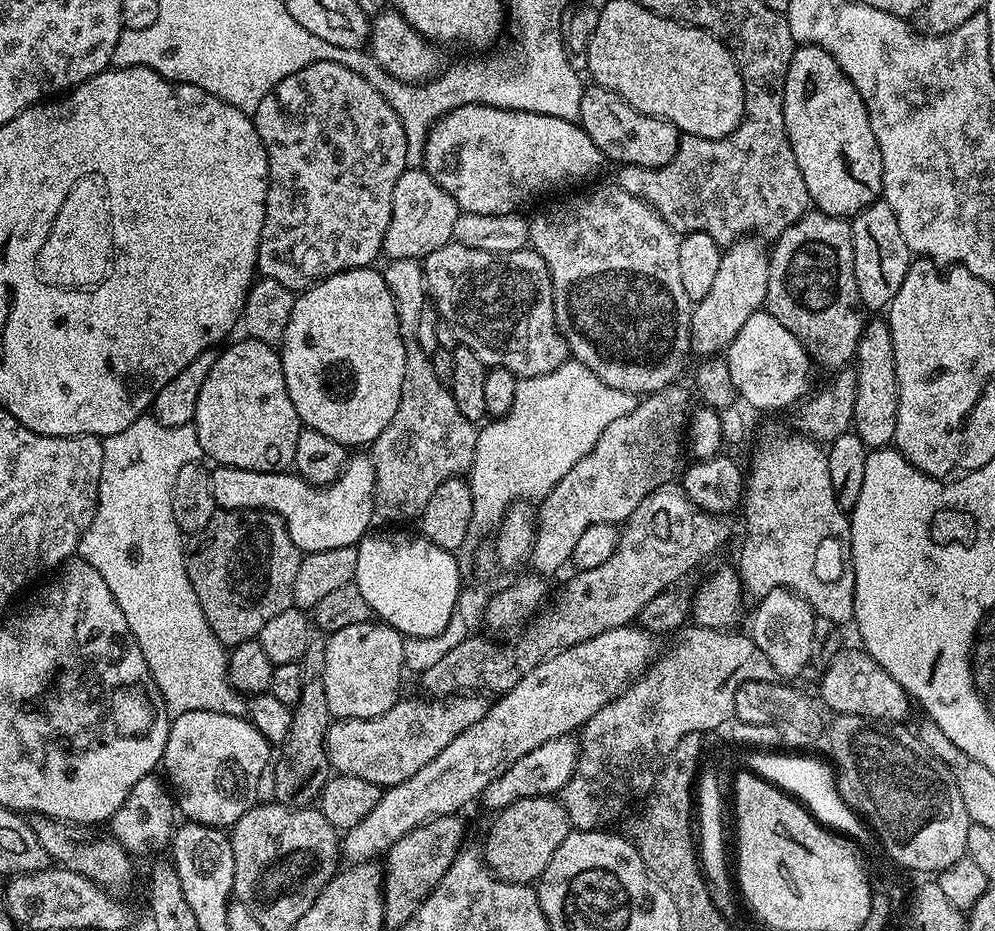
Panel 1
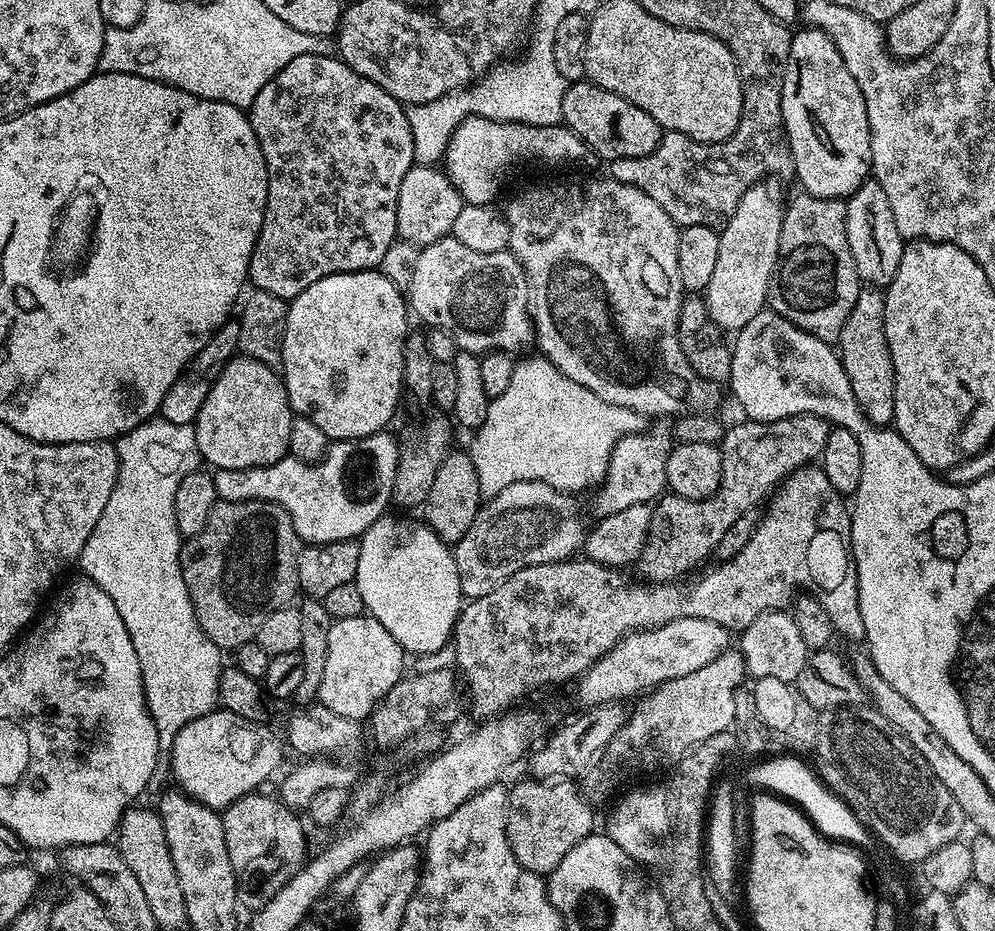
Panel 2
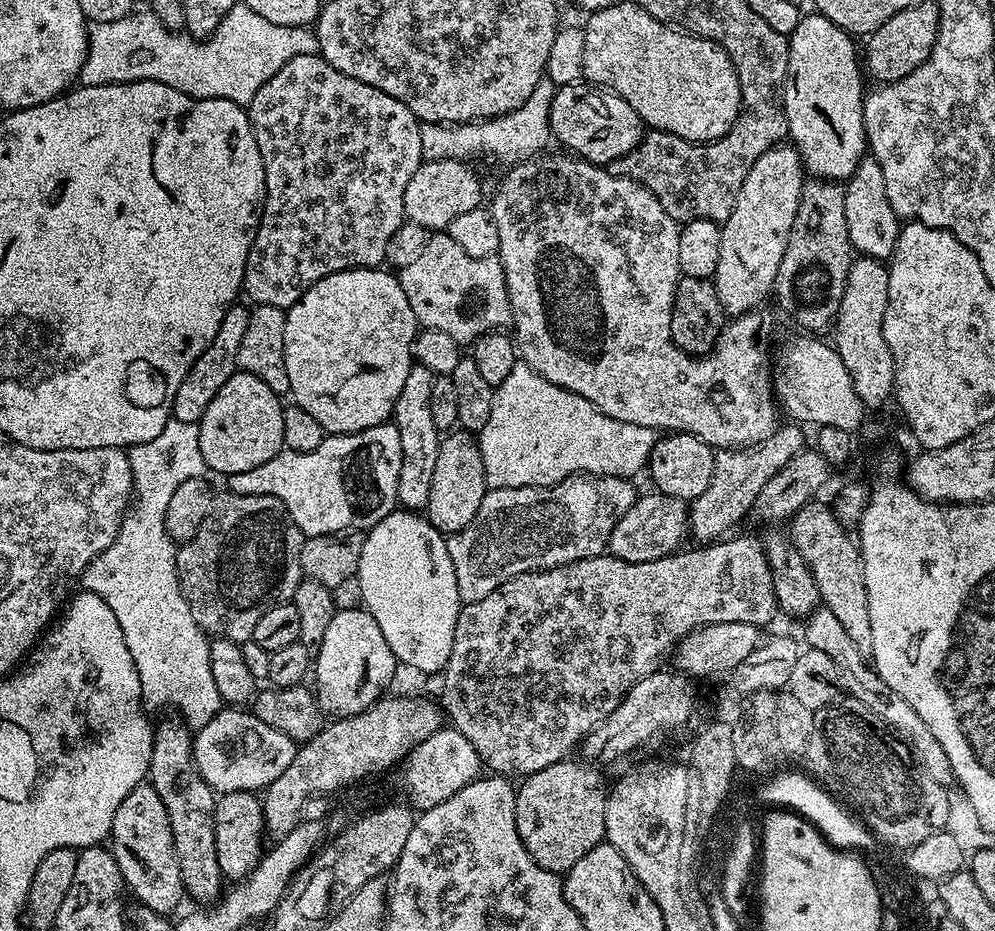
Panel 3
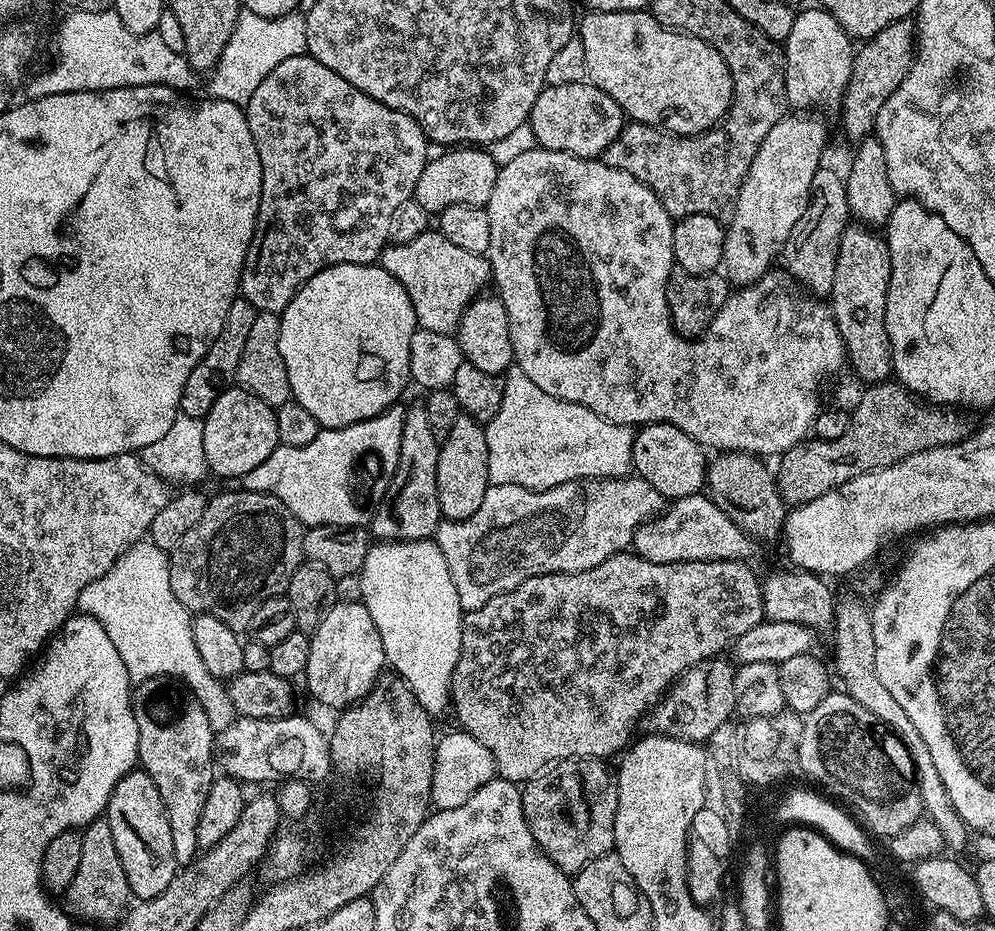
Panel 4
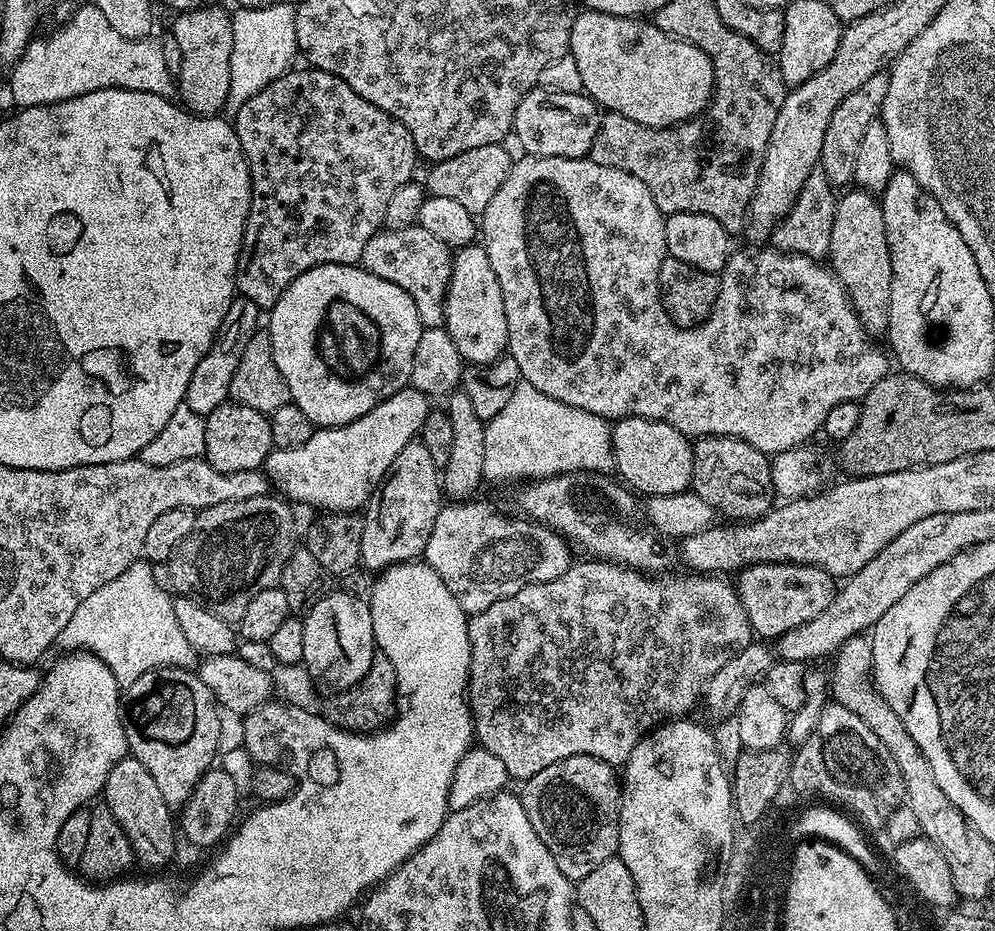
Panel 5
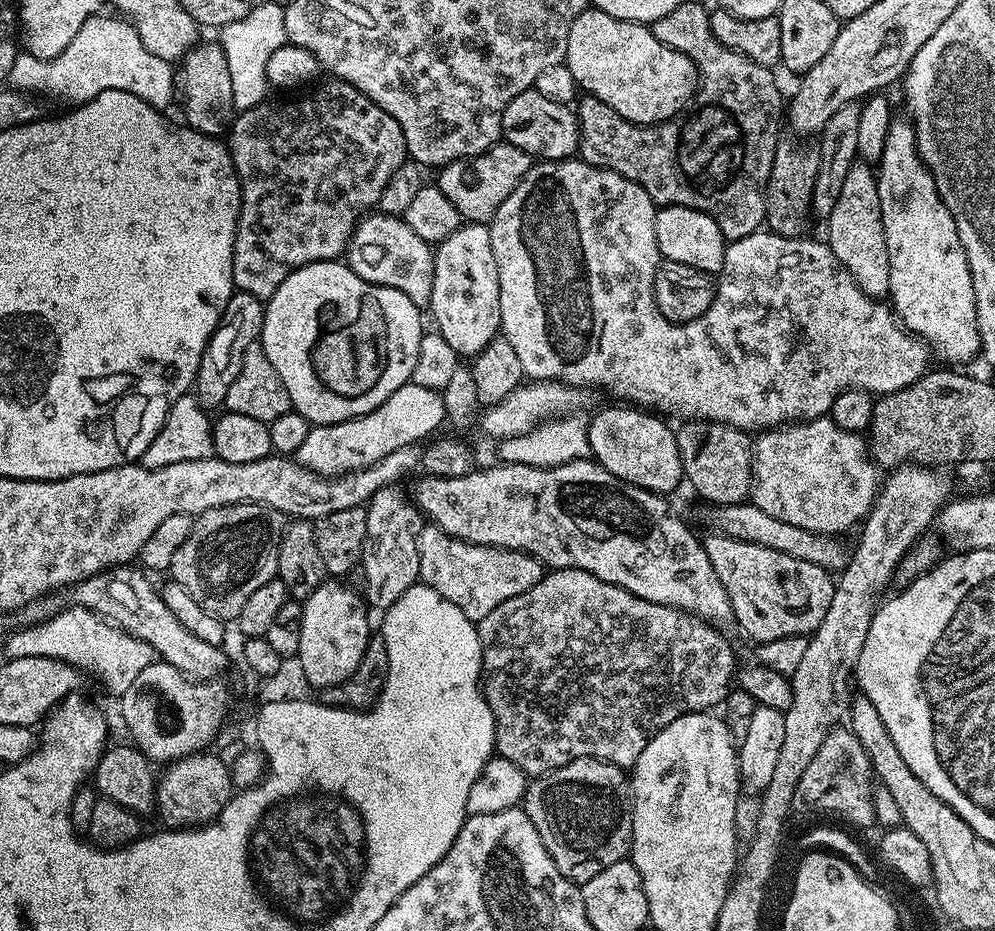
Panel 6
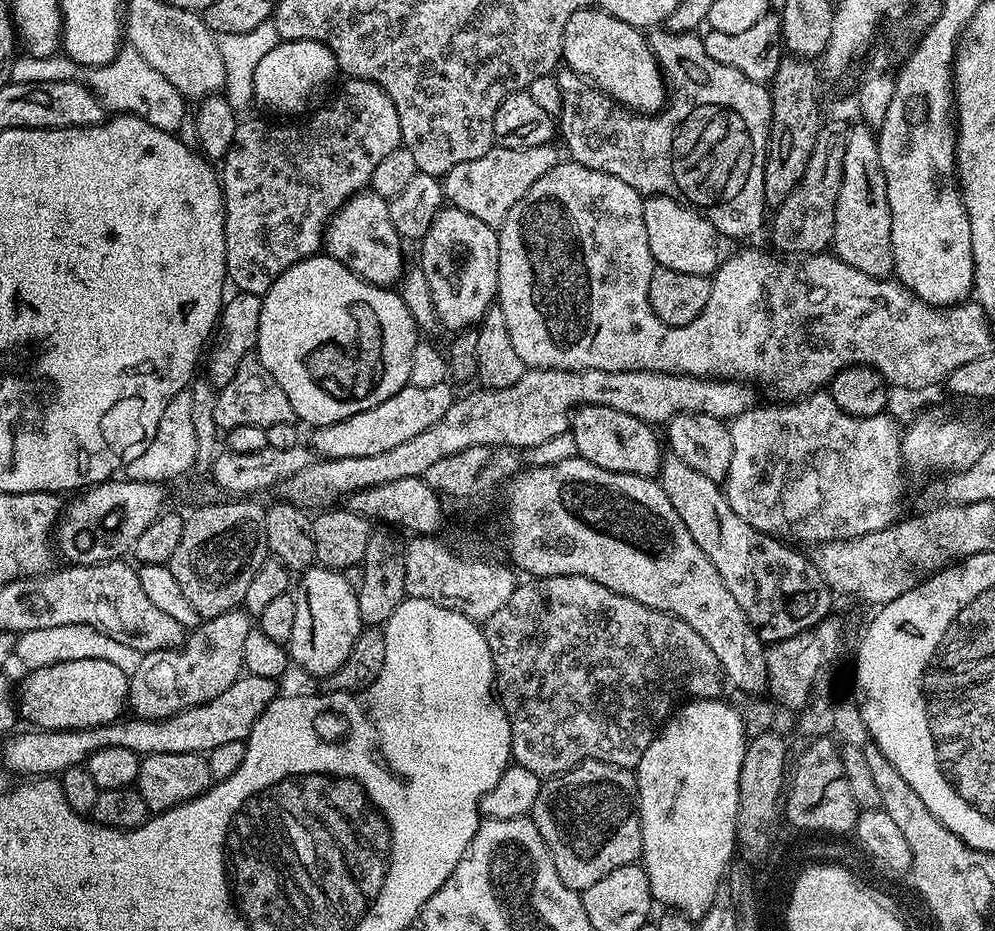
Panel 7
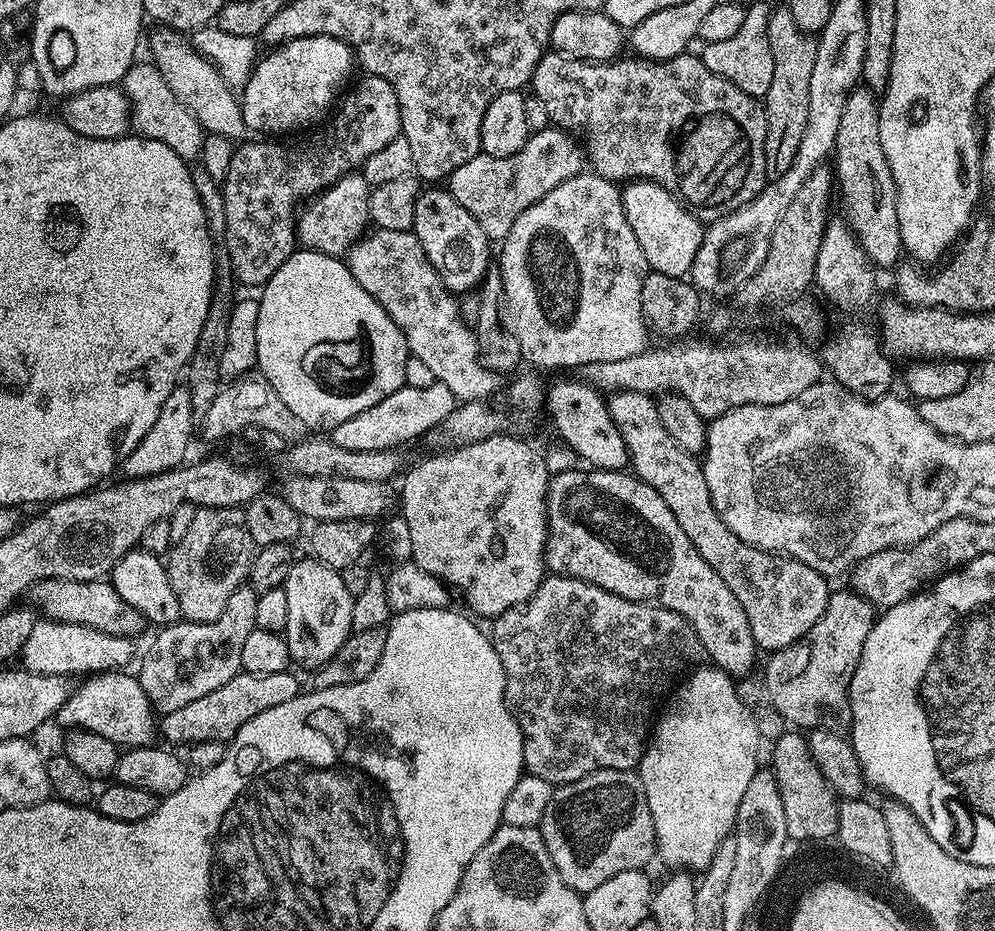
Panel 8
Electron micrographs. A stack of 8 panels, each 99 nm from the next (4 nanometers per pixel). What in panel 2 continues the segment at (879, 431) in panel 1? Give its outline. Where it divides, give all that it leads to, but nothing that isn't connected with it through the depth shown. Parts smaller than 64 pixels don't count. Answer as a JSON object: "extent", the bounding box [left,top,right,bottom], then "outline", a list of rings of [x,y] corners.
{"extent":[838,286,896,425],"outline":[[[871,286],[861,287],[858,302],[854,302],[854,310],[850,310],[846,326],[842,326],[838,355],[844,364],[844,373],[850,378],[854,398],[858,398],[858,406],[864,417],[871,424],[891,425],[894,421],[896,375],[894,362],[890,358],[890,346],[886,342],[884,292],[881,289]]]}

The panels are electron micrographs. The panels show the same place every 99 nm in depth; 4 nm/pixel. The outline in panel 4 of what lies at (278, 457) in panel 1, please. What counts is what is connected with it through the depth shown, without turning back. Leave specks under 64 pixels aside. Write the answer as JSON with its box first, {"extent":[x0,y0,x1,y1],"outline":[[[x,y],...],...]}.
{"extent":[203,386,281,478],"outline":[[[239,386],[225,390],[218,402],[210,406],[210,414],[203,421],[206,462],[213,477],[243,478],[250,474],[250,470],[254,470],[254,466],[266,462],[266,458],[270,458],[270,454],[274,454],[274,450],[281,445],[275,408]]]}

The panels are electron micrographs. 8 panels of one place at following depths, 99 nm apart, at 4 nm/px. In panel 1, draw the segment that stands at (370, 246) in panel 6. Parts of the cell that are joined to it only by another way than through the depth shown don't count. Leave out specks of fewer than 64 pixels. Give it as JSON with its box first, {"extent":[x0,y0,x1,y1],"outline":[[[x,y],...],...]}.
{"extent":[422,242,569,378],"outline":[[[449,242],[425,256],[422,263],[428,294],[441,321],[454,328],[459,347],[474,350],[488,368],[505,368],[523,378],[550,374],[569,359],[568,344],[556,327],[552,293],[536,288],[536,276],[548,274],[538,253],[490,254]]]}

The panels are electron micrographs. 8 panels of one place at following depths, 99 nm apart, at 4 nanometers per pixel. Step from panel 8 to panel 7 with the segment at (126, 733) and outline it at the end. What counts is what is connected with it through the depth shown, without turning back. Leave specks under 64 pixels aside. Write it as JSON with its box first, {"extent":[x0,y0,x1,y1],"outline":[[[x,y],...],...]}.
{"extent":[18,658,129,732],"outline":[[[85,658],[78,661],[60,662],[56,665],[33,668],[28,677],[18,684],[18,712],[29,720],[29,725],[50,732],[71,732],[78,728],[97,728],[103,724],[114,724],[125,715],[128,703],[129,673],[118,670],[111,662],[102,658]]]}

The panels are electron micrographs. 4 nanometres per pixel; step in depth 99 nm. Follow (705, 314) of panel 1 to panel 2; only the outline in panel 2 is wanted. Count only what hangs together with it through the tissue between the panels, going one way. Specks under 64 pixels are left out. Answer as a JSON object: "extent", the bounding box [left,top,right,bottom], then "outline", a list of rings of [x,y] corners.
{"extent":[706,182,786,334],"outline":[[[752,182],[742,194],[734,214],[727,224],[719,229],[718,262],[714,265],[714,274],[710,277],[710,286],[706,290],[708,313],[710,318],[725,333],[736,334],[746,322],[754,318],[754,314],[765,311],[768,304],[768,287],[772,284],[772,275],[776,273],[776,263],[780,253],[780,231],[784,221],[786,196],[780,193],[776,182]]]}

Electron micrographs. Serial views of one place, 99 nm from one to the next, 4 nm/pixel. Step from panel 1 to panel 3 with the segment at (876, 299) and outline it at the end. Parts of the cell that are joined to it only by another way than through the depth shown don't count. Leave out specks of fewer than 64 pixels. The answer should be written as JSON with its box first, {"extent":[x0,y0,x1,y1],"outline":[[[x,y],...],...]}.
{"extent":[844,158,902,261],"outline":[[[871,158],[861,160],[854,174],[847,181],[844,193],[846,206],[846,230],[850,234],[853,249],[860,256],[869,256],[875,260],[891,261],[896,239],[900,236],[902,221],[894,214],[890,198],[886,198],[886,178],[882,166]]]}

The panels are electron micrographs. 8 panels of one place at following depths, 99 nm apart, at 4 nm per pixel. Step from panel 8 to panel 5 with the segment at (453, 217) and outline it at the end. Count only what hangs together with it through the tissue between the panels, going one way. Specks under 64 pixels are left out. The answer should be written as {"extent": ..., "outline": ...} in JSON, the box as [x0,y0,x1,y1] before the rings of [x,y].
{"extent":[442,242,508,364],"outline":[[[473,242],[467,244],[465,248],[455,249],[452,258],[452,277],[448,283],[448,293],[444,299],[444,322],[442,327],[450,334],[450,338],[454,340],[462,360],[468,364],[489,364],[497,360],[498,357],[505,355],[508,351],[508,327],[506,326],[506,306],[502,302],[502,286],[498,286],[498,277],[494,274],[494,266],[490,266],[490,258],[486,254],[484,247],[479,243]]]}

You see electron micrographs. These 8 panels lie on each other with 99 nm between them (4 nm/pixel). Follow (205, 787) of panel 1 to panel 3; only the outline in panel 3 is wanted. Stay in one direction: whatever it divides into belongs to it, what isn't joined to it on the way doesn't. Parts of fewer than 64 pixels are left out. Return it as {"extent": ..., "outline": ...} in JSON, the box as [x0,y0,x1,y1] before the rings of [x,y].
{"extent":[193,708,297,793],"outline":[[[222,708],[210,722],[197,729],[193,737],[193,756],[196,768],[213,793],[254,792],[270,786],[294,760],[297,741],[280,730],[262,722],[251,711]]]}

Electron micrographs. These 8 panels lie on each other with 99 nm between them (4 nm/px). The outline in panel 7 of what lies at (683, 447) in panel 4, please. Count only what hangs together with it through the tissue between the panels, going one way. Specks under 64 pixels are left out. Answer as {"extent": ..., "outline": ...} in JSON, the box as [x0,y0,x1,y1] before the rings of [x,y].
{"extent":[570,406,662,477],"outline":[[[586,406],[576,409],[570,421],[570,431],[574,438],[576,455],[586,462],[594,462],[594,466],[602,466],[602,470],[625,472],[635,476],[655,477],[660,471],[662,440],[656,437],[657,429],[645,420],[634,418],[630,414],[622,414],[622,410],[610,410],[610,406]]]}

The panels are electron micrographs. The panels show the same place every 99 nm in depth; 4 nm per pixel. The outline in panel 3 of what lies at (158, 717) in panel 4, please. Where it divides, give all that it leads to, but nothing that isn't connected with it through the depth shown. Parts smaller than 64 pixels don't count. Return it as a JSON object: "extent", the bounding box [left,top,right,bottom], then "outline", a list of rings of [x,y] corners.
{"extent":[147,720,226,902],"outline":[[[164,720],[160,725],[155,725],[147,779],[152,788],[158,790],[162,806],[166,806],[185,893],[196,900],[216,902],[226,884],[226,877],[220,873],[218,866],[218,854],[214,850],[212,815],[216,809],[217,797],[196,768],[193,733],[183,723],[172,720]]]}

